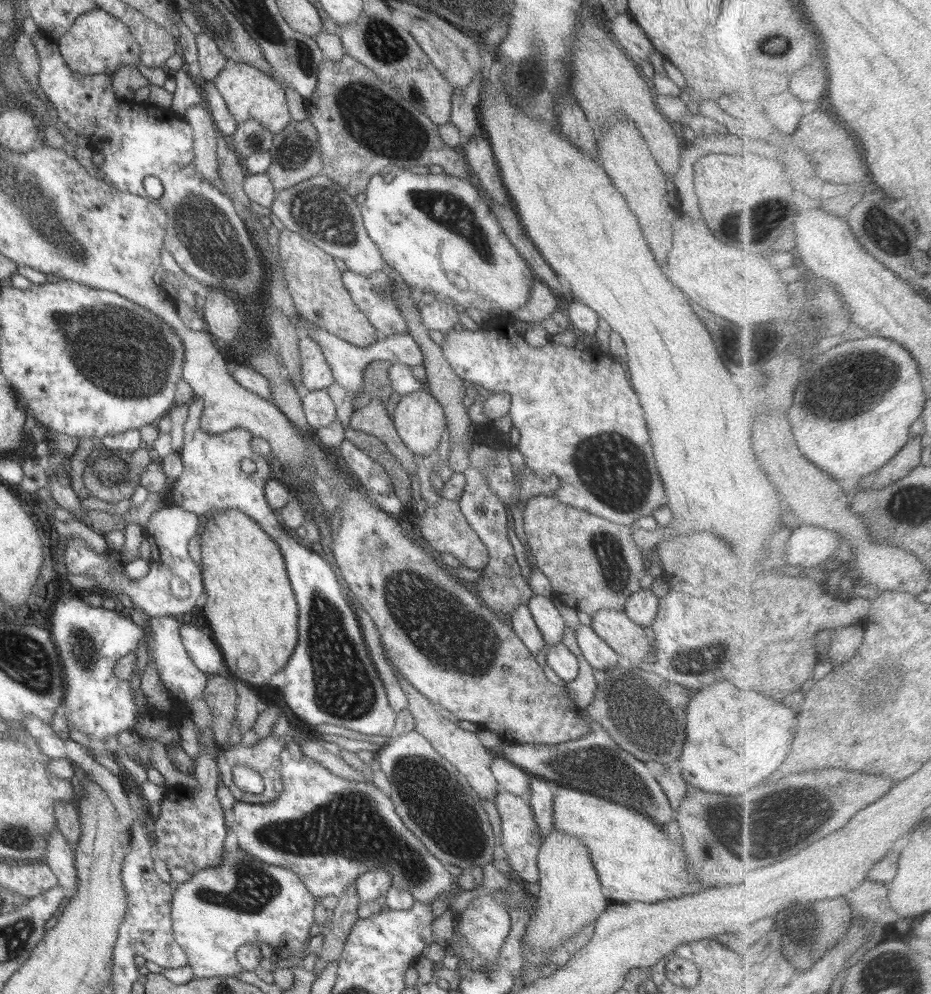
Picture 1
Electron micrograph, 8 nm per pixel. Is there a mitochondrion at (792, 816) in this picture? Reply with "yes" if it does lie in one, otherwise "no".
yes

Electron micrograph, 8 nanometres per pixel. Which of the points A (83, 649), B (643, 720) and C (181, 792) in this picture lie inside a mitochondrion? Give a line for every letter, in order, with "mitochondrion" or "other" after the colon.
A: mitochondrion
B: mitochondrion
C: other

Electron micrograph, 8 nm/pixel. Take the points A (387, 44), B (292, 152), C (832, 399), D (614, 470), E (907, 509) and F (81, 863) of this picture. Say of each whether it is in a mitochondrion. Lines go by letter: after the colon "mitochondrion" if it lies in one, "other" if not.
A: mitochondrion
B: mitochondrion
C: mitochondrion
D: mitochondrion
E: other
F: other

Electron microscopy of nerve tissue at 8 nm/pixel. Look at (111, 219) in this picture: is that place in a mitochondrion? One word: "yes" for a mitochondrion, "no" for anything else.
no

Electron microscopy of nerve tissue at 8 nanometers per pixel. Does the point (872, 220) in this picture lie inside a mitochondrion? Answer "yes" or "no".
no

